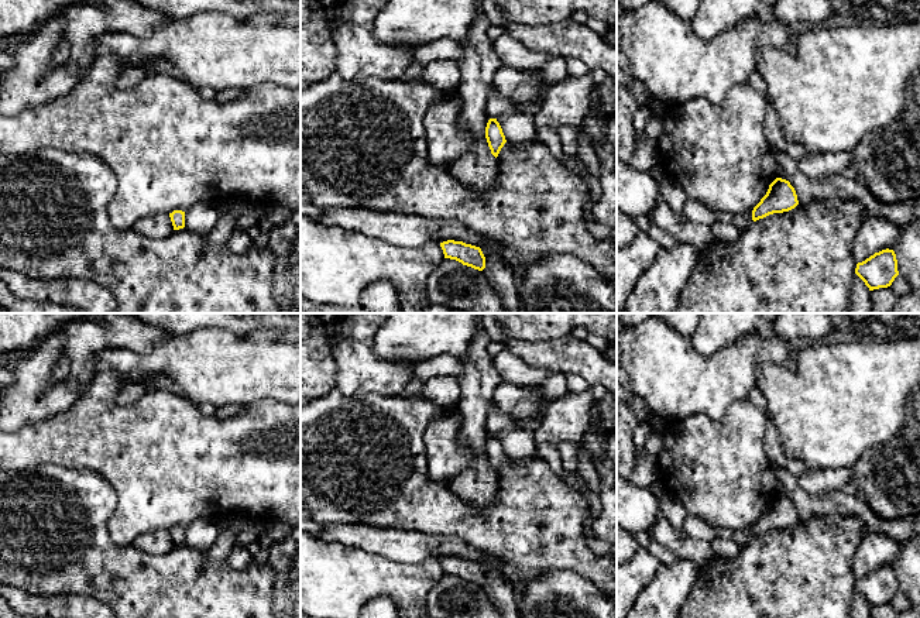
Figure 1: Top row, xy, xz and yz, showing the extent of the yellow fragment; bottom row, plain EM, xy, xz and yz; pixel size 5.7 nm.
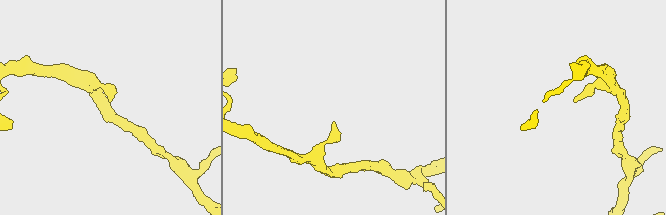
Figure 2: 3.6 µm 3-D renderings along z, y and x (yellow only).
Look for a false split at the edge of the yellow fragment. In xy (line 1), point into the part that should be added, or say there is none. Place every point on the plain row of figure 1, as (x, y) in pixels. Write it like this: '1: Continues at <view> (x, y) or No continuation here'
1: No continuation here

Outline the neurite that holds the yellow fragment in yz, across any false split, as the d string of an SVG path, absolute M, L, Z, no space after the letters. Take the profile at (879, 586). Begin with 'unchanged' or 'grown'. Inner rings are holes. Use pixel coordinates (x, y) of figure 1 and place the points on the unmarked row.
unchanged; M882 566L857 580L855 590L865 598L869 607L888 604L899 591L897 576L893 566Z

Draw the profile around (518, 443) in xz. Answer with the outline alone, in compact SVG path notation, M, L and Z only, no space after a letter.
M494 402L490 404L485 426L495 435L509 460L519 460L536 456L533 430L518 429L512 419L505 415Z

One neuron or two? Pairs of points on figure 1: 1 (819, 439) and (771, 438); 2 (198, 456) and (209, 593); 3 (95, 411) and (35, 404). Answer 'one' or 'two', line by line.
1: two
2: two
3: two

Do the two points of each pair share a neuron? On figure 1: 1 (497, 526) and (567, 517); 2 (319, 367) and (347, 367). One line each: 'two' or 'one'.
1: one
2: two

